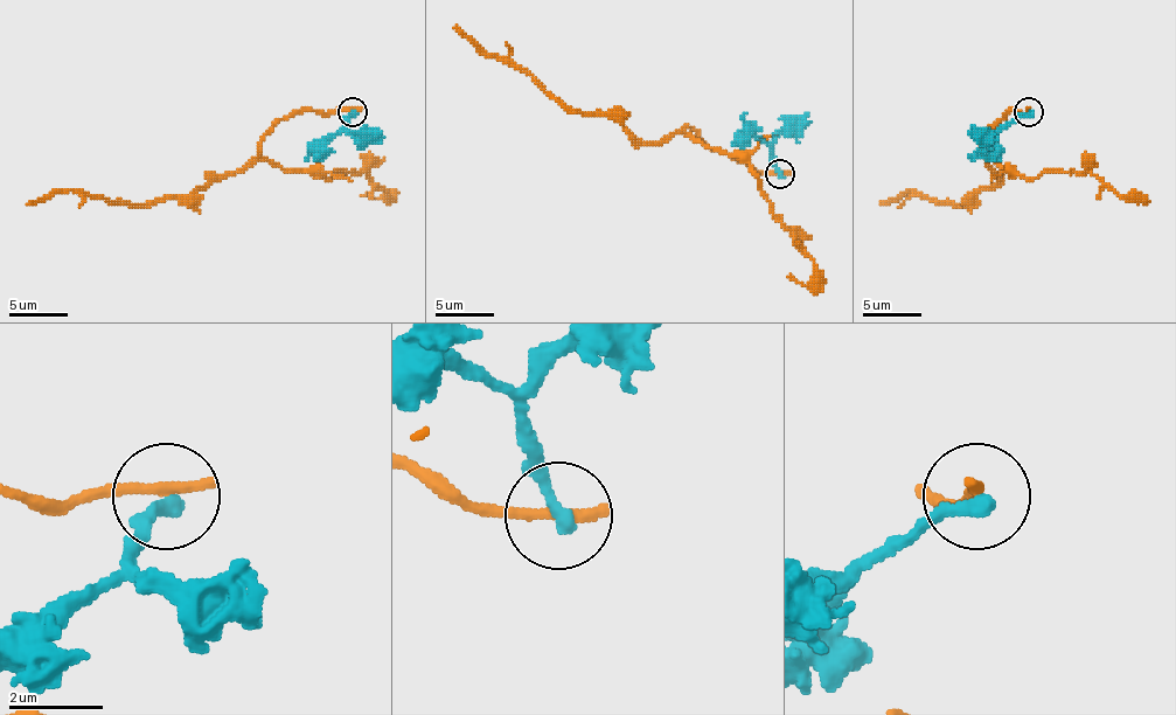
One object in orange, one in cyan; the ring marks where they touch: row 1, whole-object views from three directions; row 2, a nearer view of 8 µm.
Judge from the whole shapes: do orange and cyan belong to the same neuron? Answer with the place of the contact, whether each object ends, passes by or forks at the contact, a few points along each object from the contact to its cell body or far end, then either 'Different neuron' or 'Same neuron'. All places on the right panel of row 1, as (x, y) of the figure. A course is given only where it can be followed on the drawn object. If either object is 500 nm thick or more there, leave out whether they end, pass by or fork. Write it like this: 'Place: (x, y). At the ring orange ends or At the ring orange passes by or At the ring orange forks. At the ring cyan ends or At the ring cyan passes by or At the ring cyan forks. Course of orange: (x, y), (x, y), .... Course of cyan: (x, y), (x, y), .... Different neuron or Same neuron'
Place: (1029, 111). At the ring orange ends. At the ring cyan ends. Course of orange: (1030, 110), (1011, 110), (982, 137), (982, 154), (997, 181), (965, 205), (936, 205), (912, 189), (883, 205). Course of cyan: (1030, 110), (1006, 123), (968, 158). Different neuron

